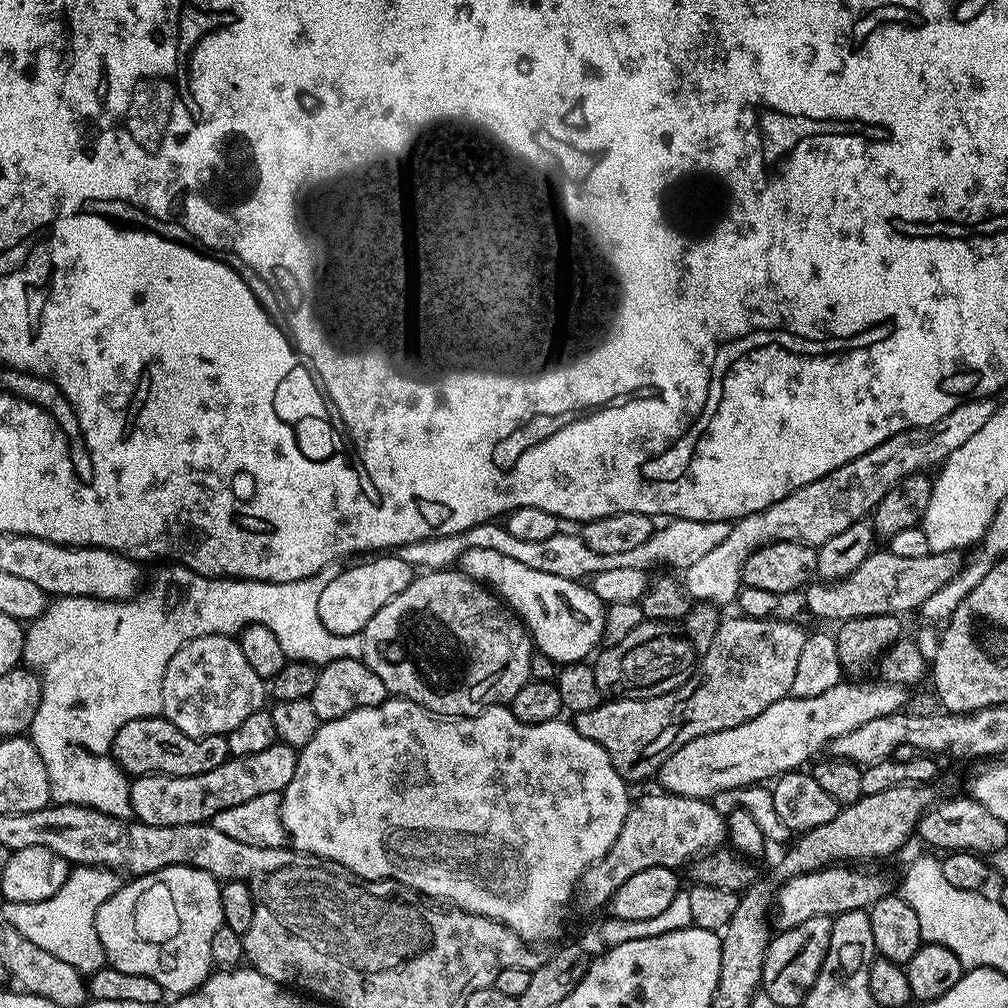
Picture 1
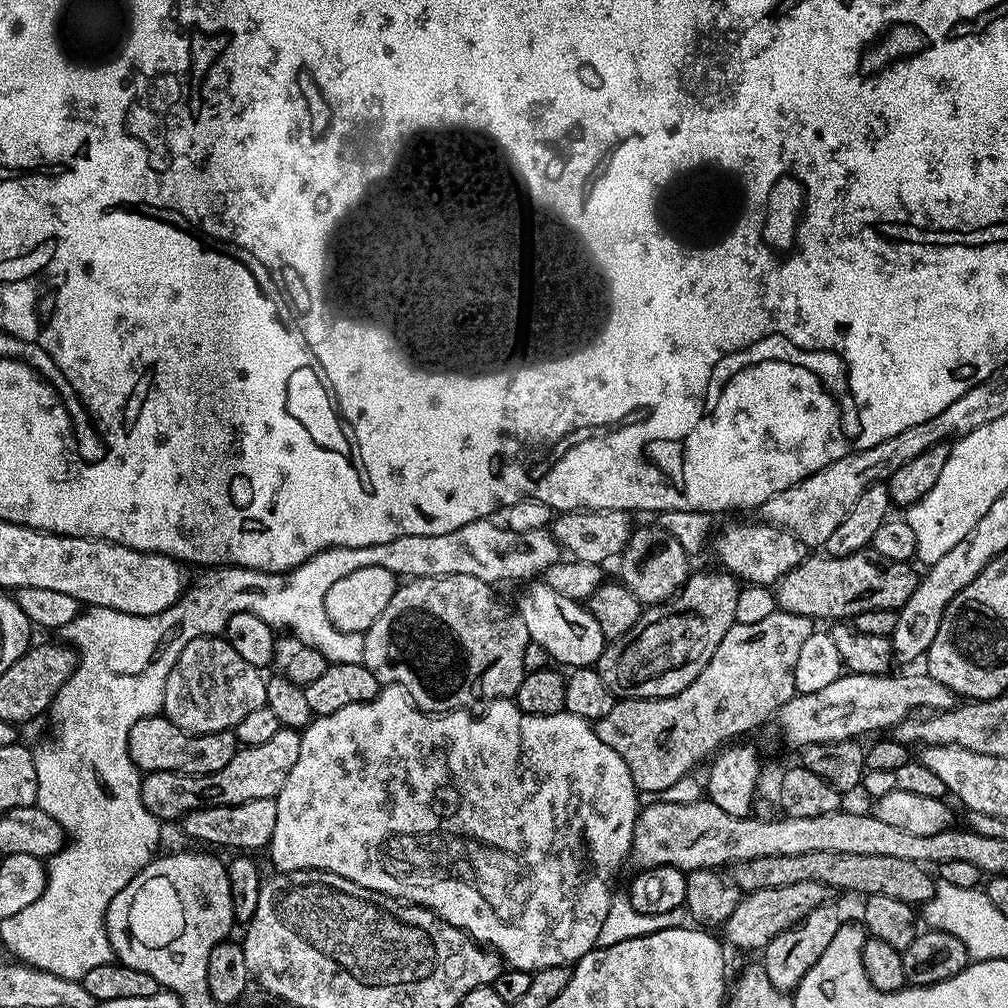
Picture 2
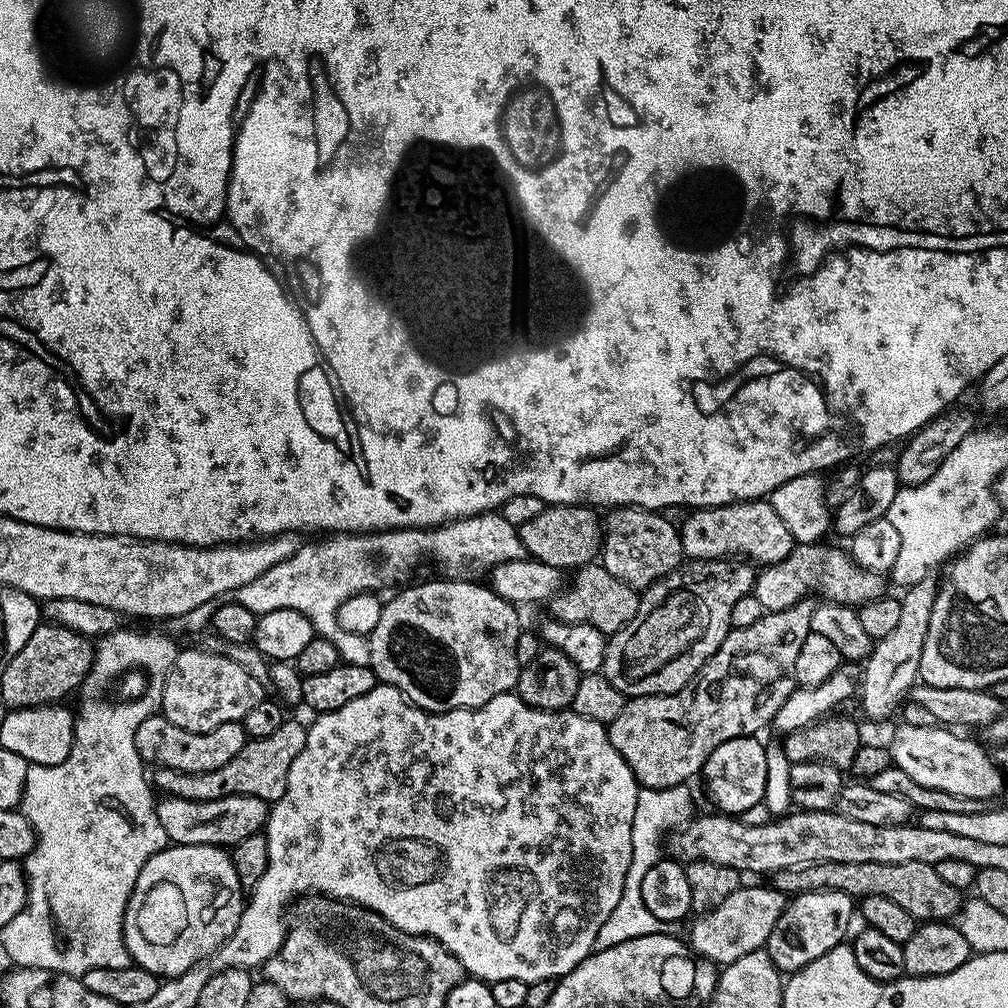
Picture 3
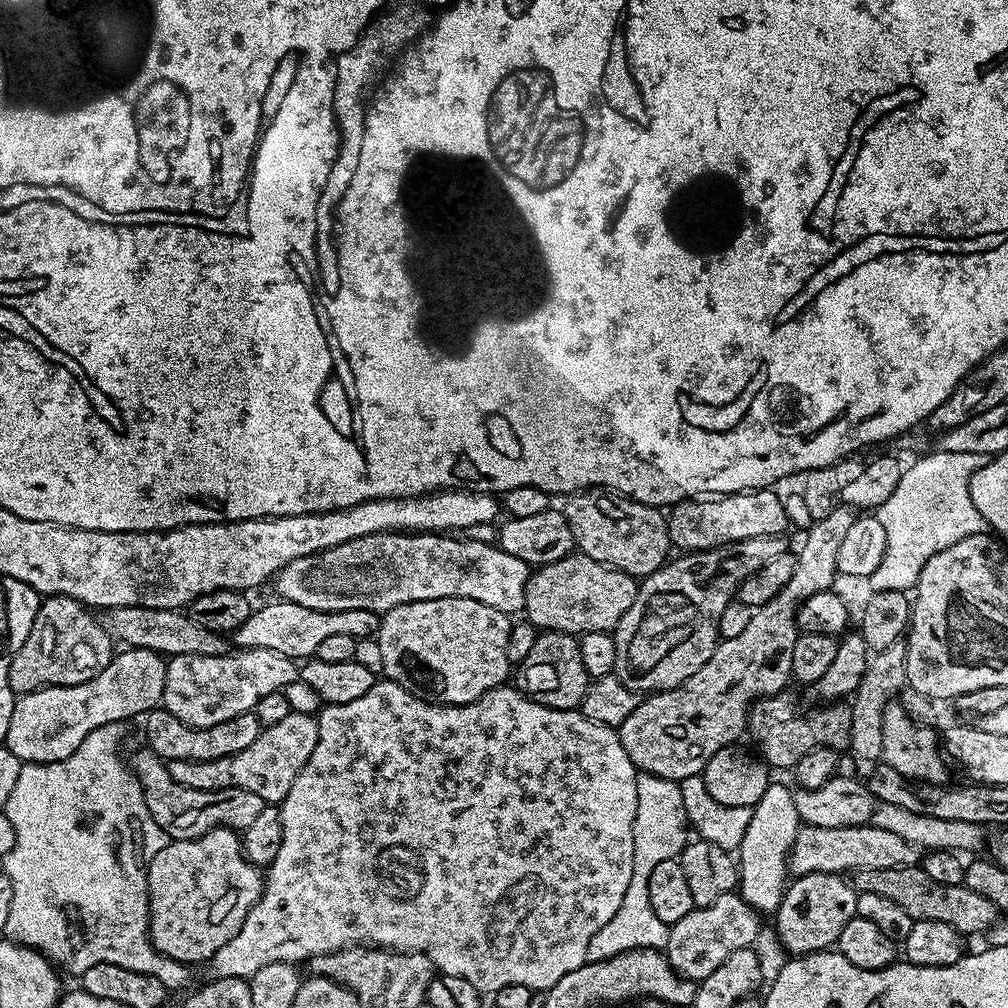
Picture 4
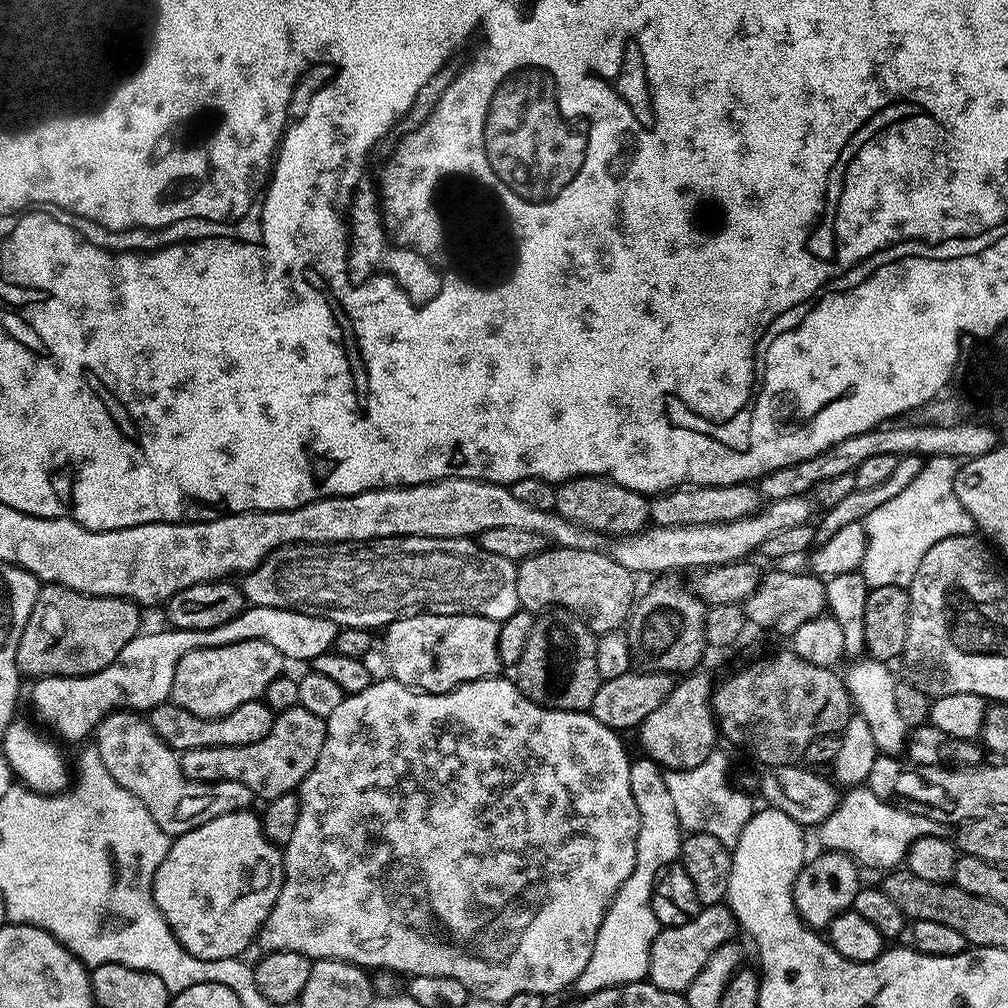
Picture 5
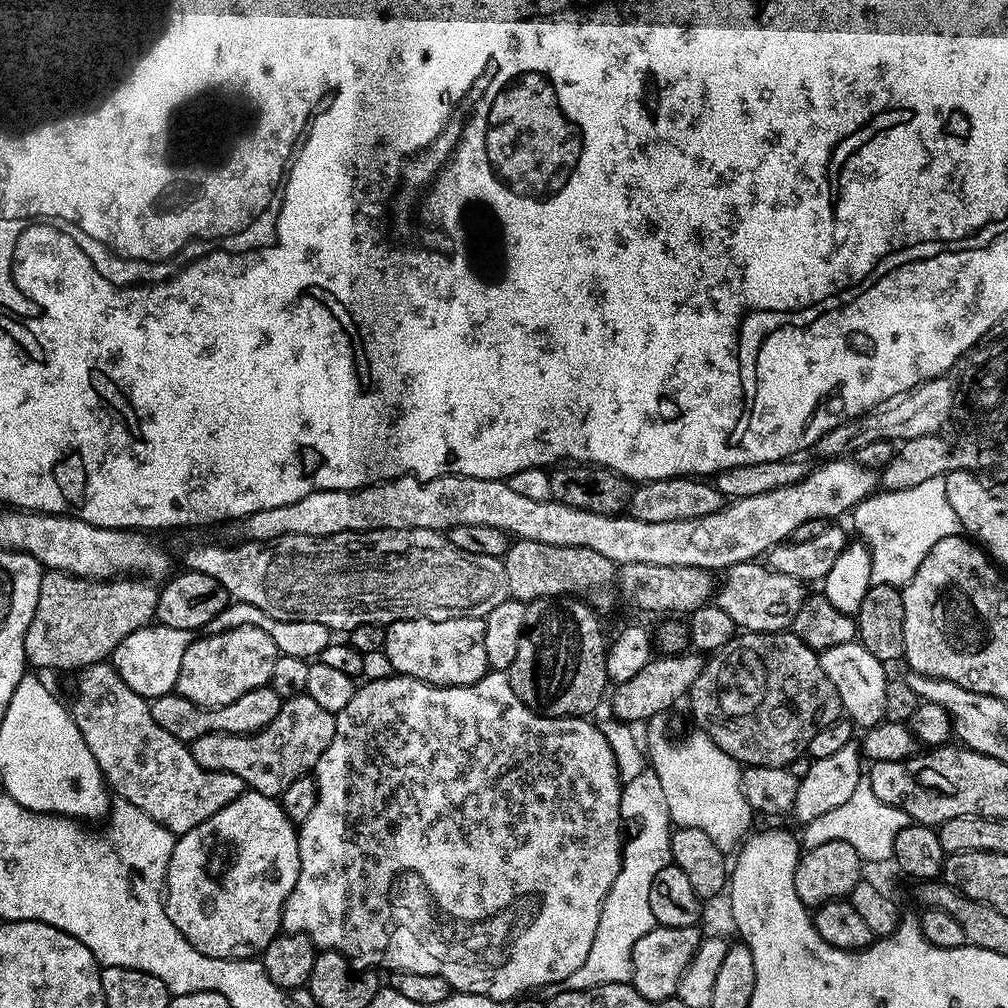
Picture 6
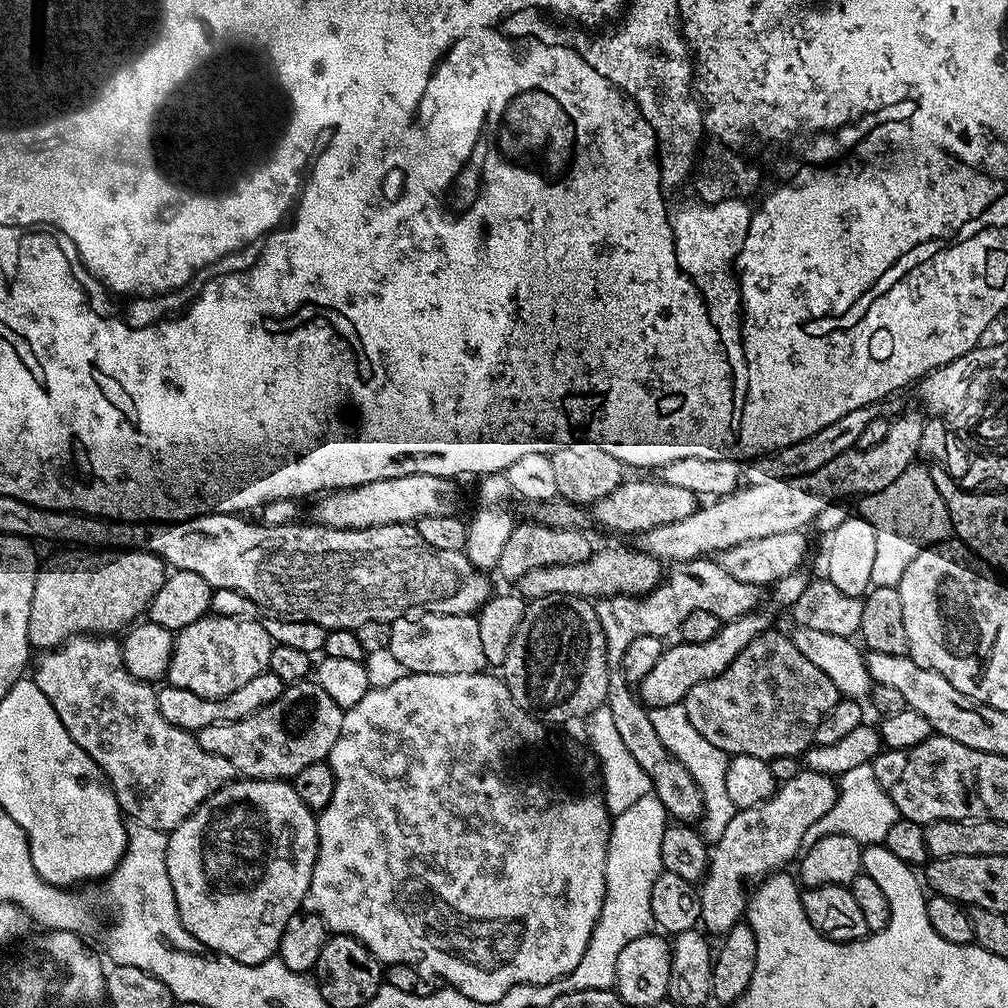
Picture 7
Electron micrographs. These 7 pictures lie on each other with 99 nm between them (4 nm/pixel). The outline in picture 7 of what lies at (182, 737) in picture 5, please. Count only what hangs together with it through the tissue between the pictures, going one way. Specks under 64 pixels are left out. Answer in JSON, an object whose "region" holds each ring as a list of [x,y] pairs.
{"region":[[[266,671],[258,674],[258,678],[250,678],[250,682],[234,690],[234,694],[226,694],[222,698],[202,698],[194,694],[191,690],[178,690],[178,686],[165,683],[156,693],[158,702],[158,714],[170,722],[170,726],[178,726],[182,730],[190,733],[201,732],[206,726],[215,724],[239,724],[242,720],[247,720],[262,706],[270,706],[270,702],[277,700],[283,694],[286,685],[278,674]]]}

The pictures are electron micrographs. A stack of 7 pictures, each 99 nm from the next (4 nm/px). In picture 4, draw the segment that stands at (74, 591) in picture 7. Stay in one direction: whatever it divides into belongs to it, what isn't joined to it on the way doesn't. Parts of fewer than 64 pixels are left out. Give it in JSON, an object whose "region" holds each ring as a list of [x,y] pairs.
{"region":[[[49,596],[41,603],[26,642],[10,662],[10,686],[17,696],[50,686],[78,686],[106,670],[114,655],[114,641],[91,615],[95,616],[69,596]]]}

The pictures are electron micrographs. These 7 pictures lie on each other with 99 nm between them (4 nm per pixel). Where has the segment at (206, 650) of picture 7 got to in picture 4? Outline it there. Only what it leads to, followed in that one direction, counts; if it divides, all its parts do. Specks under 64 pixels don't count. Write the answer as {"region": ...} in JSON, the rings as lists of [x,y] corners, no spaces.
{"region":[[[243,650],[224,656],[182,654],[171,657],[166,664],[166,682],[162,707],[182,718],[192,728],[218,725],[236,717],[236,700],[224,700],[224,690],[232,688],[232,672],[241,670],[244,679],[266,678],[265,683],[274,690],[285,690],[298,680],[298,664],[291,656],[283,656],[274,650]]]}

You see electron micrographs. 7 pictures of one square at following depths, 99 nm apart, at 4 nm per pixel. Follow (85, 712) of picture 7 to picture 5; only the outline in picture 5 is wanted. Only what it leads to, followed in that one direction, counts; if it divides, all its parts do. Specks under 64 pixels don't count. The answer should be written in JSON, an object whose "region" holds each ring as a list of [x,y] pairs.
{"region":[[[117,710],[111,712],[101,720],[100,725],[94,730],[94,747],[98,754],[102,754],[102,762],[106,765],[106,770],[110,770],[110,775],[114,777],[114,782],[134,794],[146,810],[150,810],[150,818],[158,822],[158,826],[170,838],[175,838],[210,822],[214,818],[222,818],[222,814],[231,812],[247,812],[253,807],[254,797],[250,786],[242,786],[242,782],[194,782],[186,778],[180,769],[180,758],[178,753],[166,746],[158,734],[150,726],[150,722],[141,713],[131,710]]]}

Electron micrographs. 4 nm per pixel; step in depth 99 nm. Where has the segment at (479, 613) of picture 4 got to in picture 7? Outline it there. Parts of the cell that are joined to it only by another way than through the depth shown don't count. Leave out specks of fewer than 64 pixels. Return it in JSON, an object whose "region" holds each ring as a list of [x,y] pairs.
{"region":[[[423,614],[399,616],[391,621],[390,654],[402,662],[405,673],[474,674],[485,671],[487,660],[482,650],[481,631],[475,615]]]}

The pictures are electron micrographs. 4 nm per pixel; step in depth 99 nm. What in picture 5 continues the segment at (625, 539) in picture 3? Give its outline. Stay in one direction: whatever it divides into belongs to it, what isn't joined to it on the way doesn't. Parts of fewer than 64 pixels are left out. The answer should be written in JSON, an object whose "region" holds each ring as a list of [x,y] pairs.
{"region":[[[576,476],[557,485],[555,512],[584,529],[617,538],[641,532],[650,520],[649,499],[641,492],[601,476]]]}

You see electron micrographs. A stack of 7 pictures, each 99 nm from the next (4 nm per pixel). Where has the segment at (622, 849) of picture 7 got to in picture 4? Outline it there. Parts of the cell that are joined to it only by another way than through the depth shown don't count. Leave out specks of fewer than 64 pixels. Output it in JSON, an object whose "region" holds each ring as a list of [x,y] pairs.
{"region":[[[637,771],[638,814],[634,818],[634,874],[630,874],[630,886],[618,914],[606,922],[607,928],[628,928],[628,944],[620,944],[623,952],[635,948],[668,947],[669,925],[654,914],[650,906],[650,874],[660,860],[669,859],[670,854],[679,854],[690,840],[690,825],[686,818],[686,806],[682,806],[682,790],[679,783],[670,778],[658,778],[649,772]]]}

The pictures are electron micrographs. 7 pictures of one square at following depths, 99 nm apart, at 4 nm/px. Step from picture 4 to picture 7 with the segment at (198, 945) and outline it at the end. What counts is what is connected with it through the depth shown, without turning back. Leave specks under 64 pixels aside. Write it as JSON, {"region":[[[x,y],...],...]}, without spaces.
{"region":[[[247,778],[233,780],[225,788],[220,788],[210,798],[206,798],[206,802],[202,802],[202,806],[198,806],[198,810],[194,810],[192,816],[186,817],[168,837],[168,849],[164,851],[166,866],[182,926],[190,930],[192,936],[198,938],[198,942],[207,946],[209,952],[219,952],[221,956],[229,956],[243,964],[261,964],[264,960],[273,959],[280,947],[282,930],[286,930],[286,922],[290,922],[292,915],[301,911],[304,895],[310,886],[310,878],[314,870],[317,846],[316,816],[302,802],[302,798],[294,794],[288,780],[250,780]]]}

